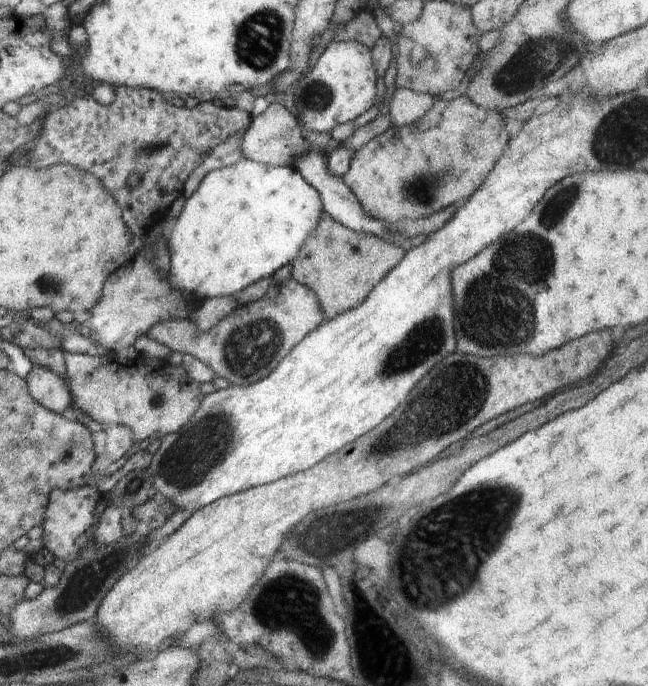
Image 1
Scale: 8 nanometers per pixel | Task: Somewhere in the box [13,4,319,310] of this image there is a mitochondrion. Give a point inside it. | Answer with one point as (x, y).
(259, 40)

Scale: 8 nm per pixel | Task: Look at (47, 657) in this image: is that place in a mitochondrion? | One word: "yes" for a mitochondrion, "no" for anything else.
yes

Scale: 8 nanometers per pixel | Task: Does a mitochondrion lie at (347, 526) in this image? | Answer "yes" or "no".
yes

